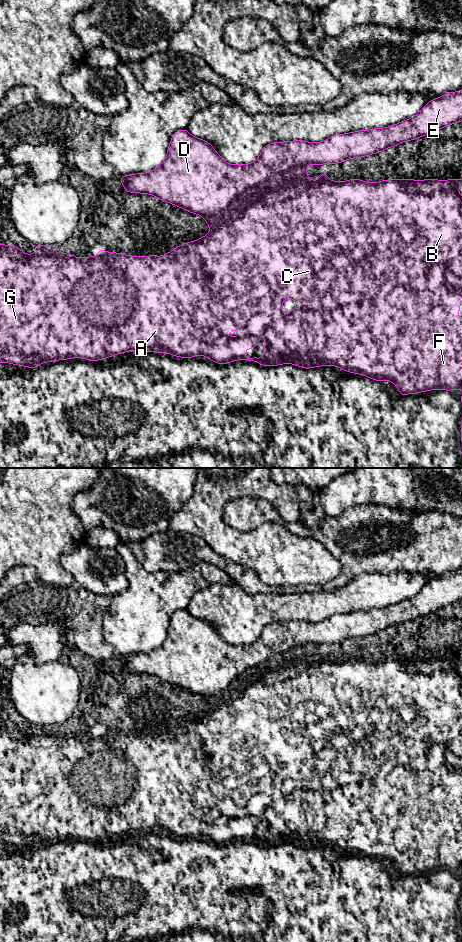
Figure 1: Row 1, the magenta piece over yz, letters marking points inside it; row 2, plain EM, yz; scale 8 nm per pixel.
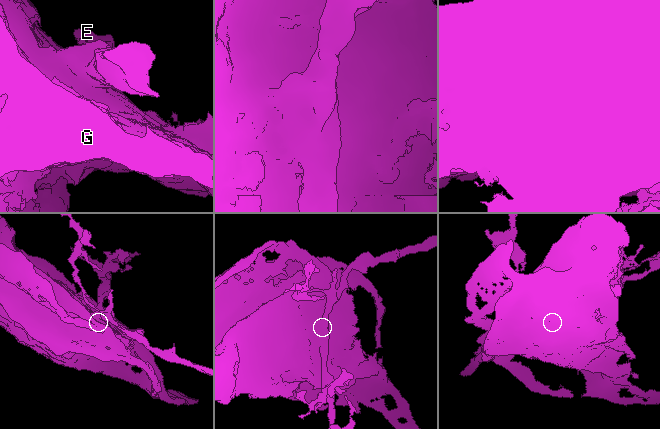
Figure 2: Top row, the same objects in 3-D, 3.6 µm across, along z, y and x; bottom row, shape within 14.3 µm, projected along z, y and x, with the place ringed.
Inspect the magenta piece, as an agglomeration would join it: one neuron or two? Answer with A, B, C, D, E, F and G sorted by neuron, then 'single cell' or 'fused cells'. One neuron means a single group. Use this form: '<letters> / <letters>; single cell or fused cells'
A B C F G / D E; fused cells

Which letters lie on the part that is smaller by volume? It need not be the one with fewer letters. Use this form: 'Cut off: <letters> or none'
Cut off: D, E

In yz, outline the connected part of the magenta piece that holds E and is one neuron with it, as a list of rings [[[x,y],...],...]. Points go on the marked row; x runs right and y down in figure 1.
[[[462,90],[447,92],[430,100],[418,114],[385,128],[359,130],[311,143],[303,140],[272,142],[251,164],[232,165],[224,161],[207,141],[192,136],[187,129],[176,131],[161,165],[148,173],[120,176],[125,192],[150,194],[202,217],[222,213],[241,193],[257,187],[269,198],[297,197],[312,184],[307,176],[309,164],[337,164],[348,159],[380,153],[401,142],[427,136],[448,125],[462,121]]]

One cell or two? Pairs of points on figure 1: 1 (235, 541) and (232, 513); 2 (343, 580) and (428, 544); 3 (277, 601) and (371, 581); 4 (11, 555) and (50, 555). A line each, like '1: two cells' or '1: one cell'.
1: two cells
2: one cell
3: one cell
4: one cell

